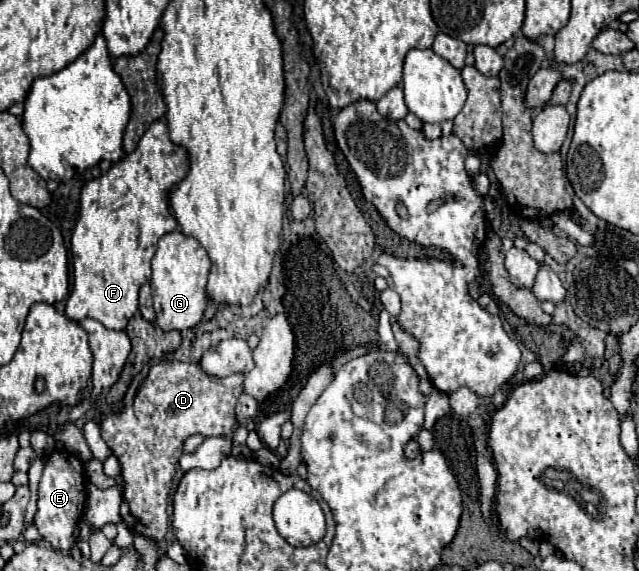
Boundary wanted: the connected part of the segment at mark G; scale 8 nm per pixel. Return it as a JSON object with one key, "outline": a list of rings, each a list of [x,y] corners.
{"outline":[[[173,230],[165,234],[159,240],[157,252],[151,260],[151,294],[153,294],[153,308],[157,314],[155,324],[169,332],[169,330],[187,330],[195,326],[205,312],[207,306],[207,294],[205,294],[205,284],[207,276],[211,270],[211,260],[203,246],[179,230]]]}

